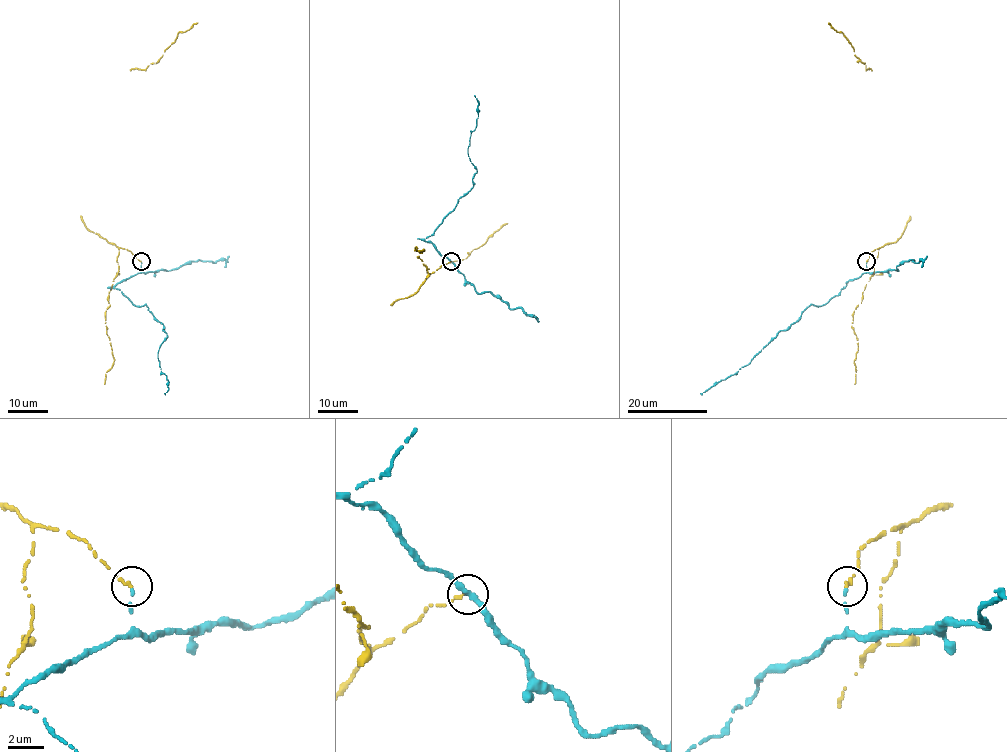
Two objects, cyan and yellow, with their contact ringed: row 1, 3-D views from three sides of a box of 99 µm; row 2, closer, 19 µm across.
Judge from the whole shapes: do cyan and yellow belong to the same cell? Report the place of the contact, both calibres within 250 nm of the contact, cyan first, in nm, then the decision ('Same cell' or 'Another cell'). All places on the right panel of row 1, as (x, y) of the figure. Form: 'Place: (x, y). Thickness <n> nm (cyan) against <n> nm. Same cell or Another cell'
Place: (866, 261). Thickness 140 nm (cyan) against 240 nm. Another cell

